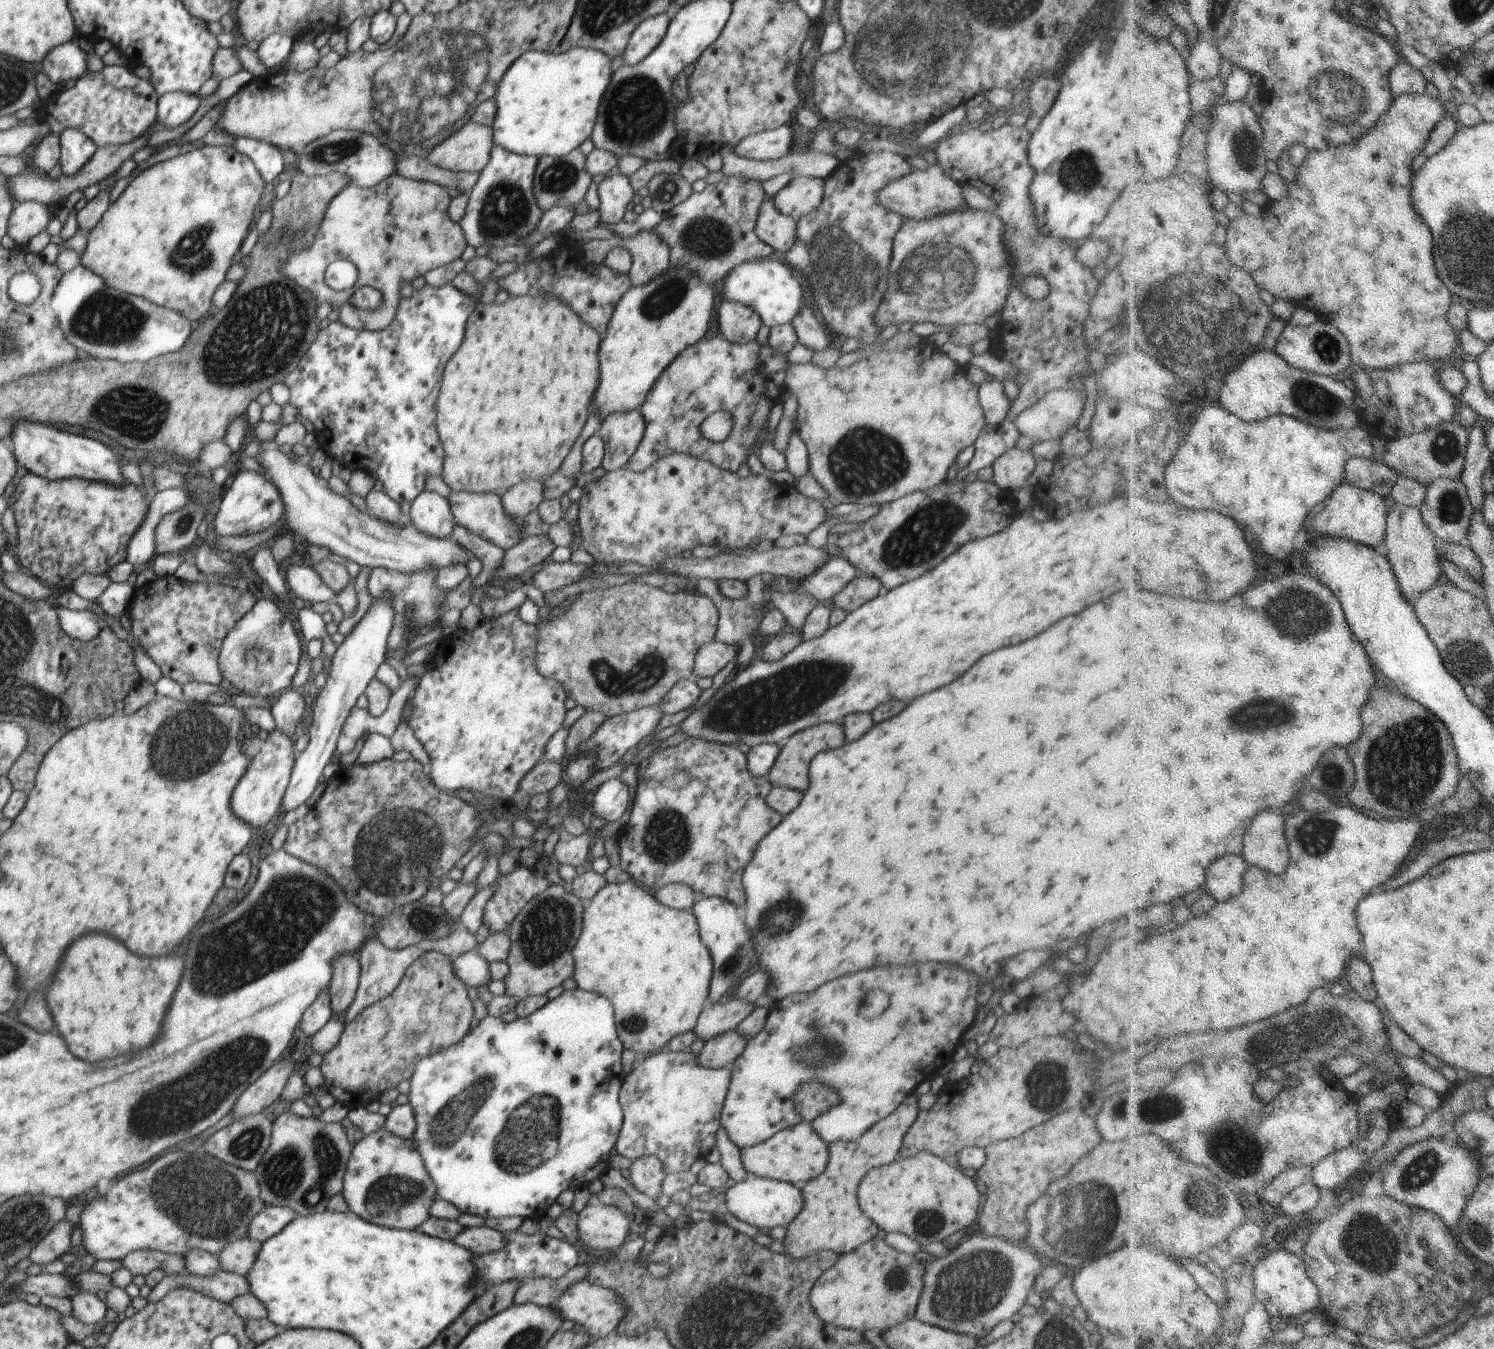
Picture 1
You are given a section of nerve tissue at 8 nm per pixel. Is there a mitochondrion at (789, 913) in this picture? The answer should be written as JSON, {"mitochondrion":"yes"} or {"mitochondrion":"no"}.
{"mitochondrion":"yes"}

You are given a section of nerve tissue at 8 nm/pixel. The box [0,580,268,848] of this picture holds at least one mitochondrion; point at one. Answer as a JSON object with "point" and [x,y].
{"point":[191,743]}

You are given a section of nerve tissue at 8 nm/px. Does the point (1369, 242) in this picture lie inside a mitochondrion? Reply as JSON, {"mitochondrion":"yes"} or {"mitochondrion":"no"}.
{"mitochondrion":"no"}

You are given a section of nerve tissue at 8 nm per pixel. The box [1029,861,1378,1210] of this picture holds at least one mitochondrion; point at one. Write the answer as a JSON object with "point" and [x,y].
{"point":[1323,1030]}

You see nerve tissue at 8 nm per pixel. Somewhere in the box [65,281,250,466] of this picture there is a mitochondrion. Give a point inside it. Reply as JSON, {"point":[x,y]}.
{"point":[137,413]}

